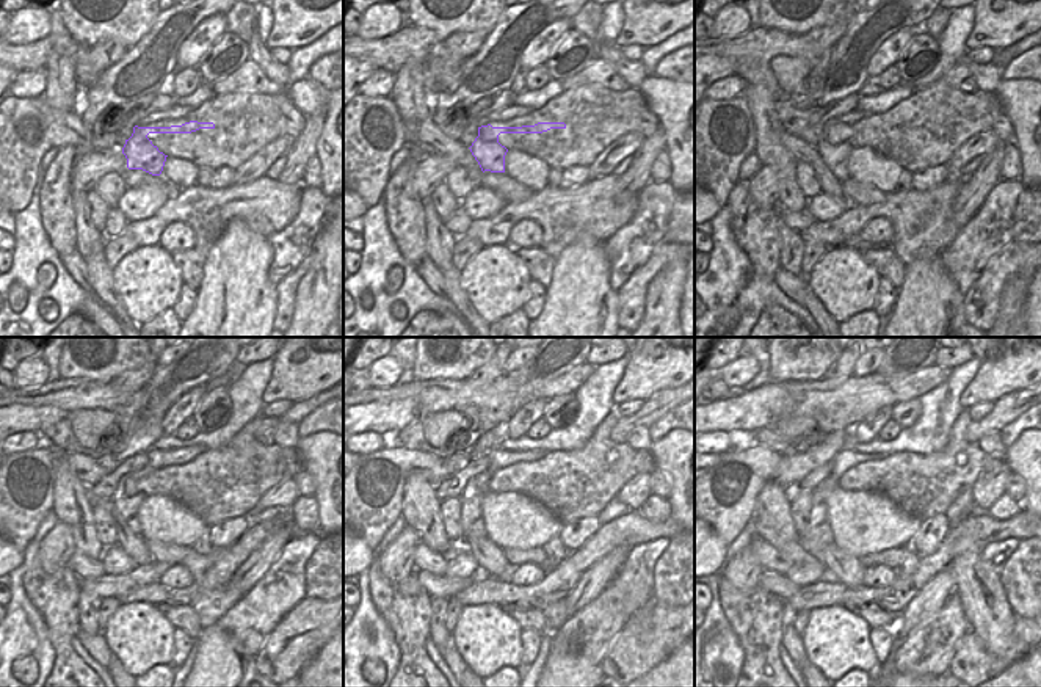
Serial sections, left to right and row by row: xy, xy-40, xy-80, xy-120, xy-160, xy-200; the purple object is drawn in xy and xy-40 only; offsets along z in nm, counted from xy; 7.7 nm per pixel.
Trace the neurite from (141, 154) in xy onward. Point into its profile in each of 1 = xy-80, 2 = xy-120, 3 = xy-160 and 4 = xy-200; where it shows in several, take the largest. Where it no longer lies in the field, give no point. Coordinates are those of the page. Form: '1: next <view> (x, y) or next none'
1: next xy-80 (834, 146)
2: next xy-120 (127, 497)
3: next xy-160 (472, 524)
4: next xy-200 (817, 537)

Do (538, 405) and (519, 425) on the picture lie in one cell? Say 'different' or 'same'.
same

